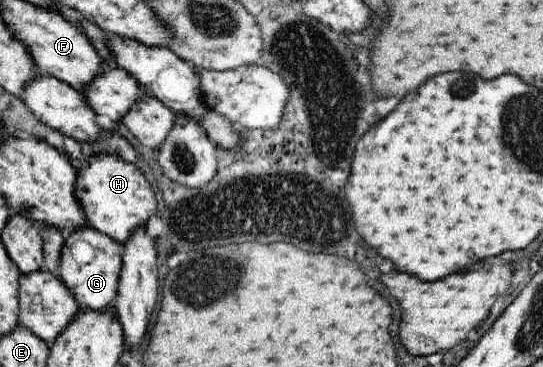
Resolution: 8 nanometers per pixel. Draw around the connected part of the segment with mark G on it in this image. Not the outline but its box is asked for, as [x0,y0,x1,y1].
[58,225,122,311]

